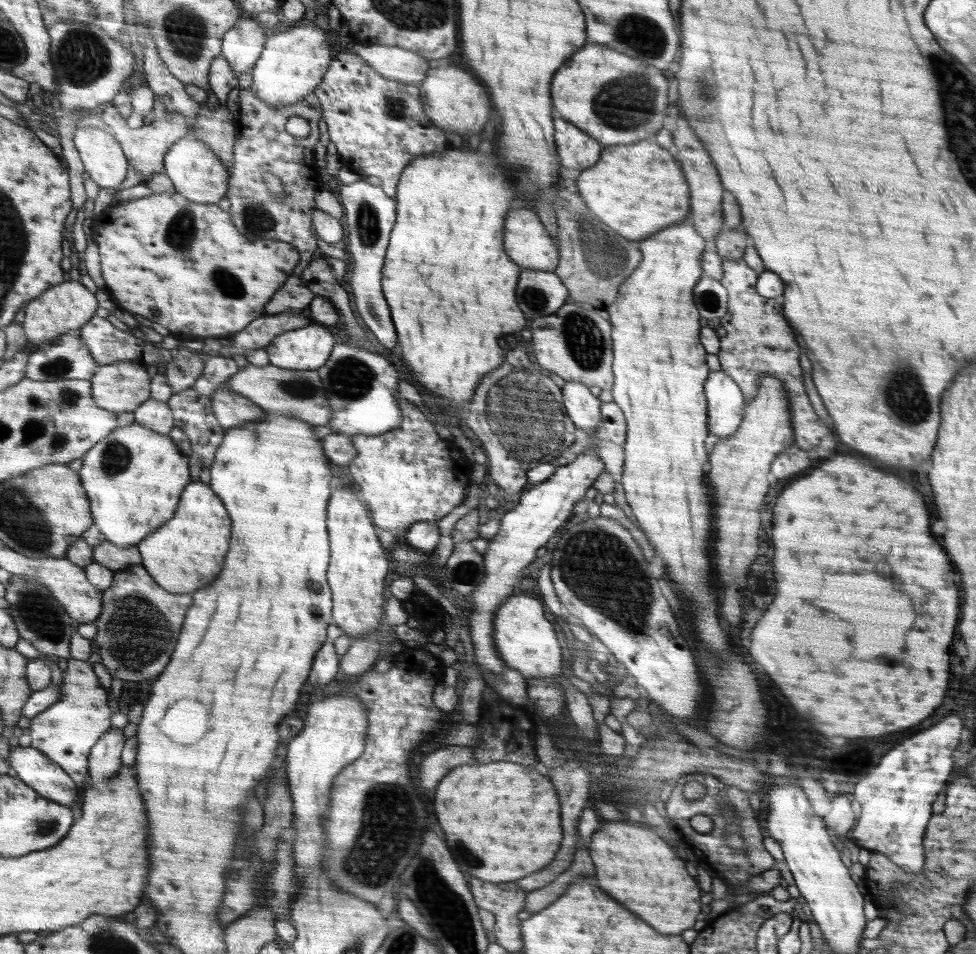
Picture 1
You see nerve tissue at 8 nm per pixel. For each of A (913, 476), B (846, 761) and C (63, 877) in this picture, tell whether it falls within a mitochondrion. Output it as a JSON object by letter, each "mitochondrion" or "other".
{"A":"other","B":"other","C":"other"}

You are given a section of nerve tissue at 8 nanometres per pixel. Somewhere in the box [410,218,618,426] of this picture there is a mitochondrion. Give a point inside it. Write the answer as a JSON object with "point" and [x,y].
{"point":[582,335]}

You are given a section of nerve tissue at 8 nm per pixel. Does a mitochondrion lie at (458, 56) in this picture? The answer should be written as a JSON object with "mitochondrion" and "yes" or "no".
{"mitochondrion":"no"}

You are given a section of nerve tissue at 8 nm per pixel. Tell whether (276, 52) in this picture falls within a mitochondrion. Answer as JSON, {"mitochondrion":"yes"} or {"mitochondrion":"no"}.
{"mitochondrion":"no"}

